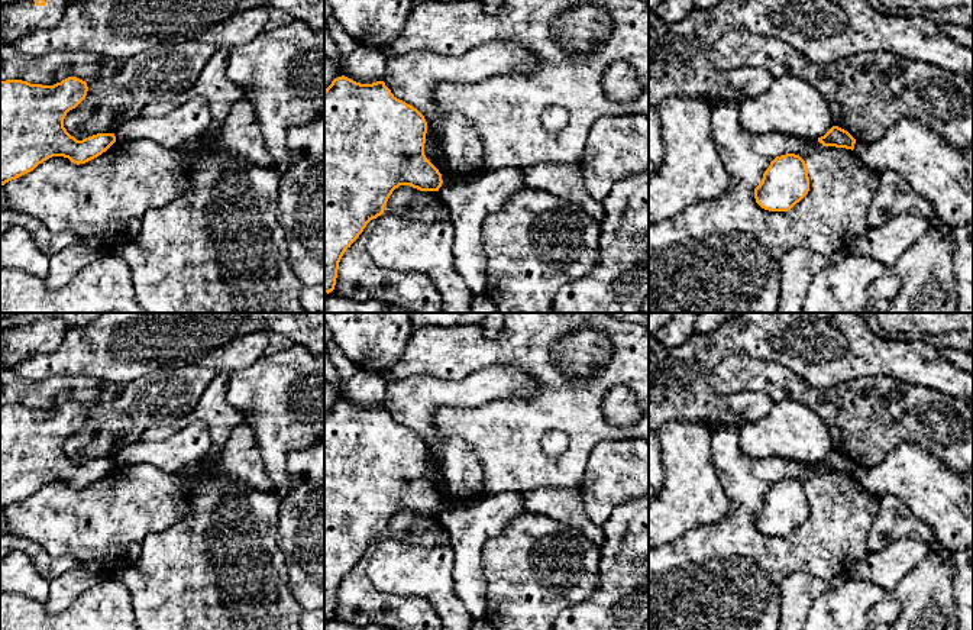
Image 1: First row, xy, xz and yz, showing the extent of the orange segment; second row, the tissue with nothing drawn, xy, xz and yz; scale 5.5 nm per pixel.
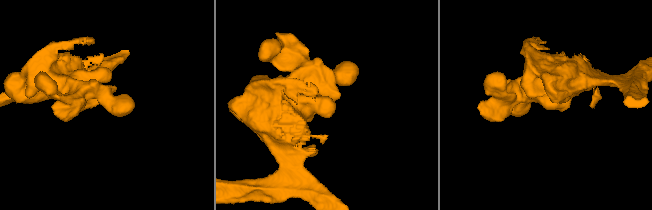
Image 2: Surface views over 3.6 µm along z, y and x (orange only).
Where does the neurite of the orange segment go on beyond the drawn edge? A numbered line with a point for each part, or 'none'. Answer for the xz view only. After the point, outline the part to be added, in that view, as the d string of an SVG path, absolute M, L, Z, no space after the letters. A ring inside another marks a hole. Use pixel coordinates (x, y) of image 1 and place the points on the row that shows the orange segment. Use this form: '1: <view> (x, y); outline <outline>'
none

